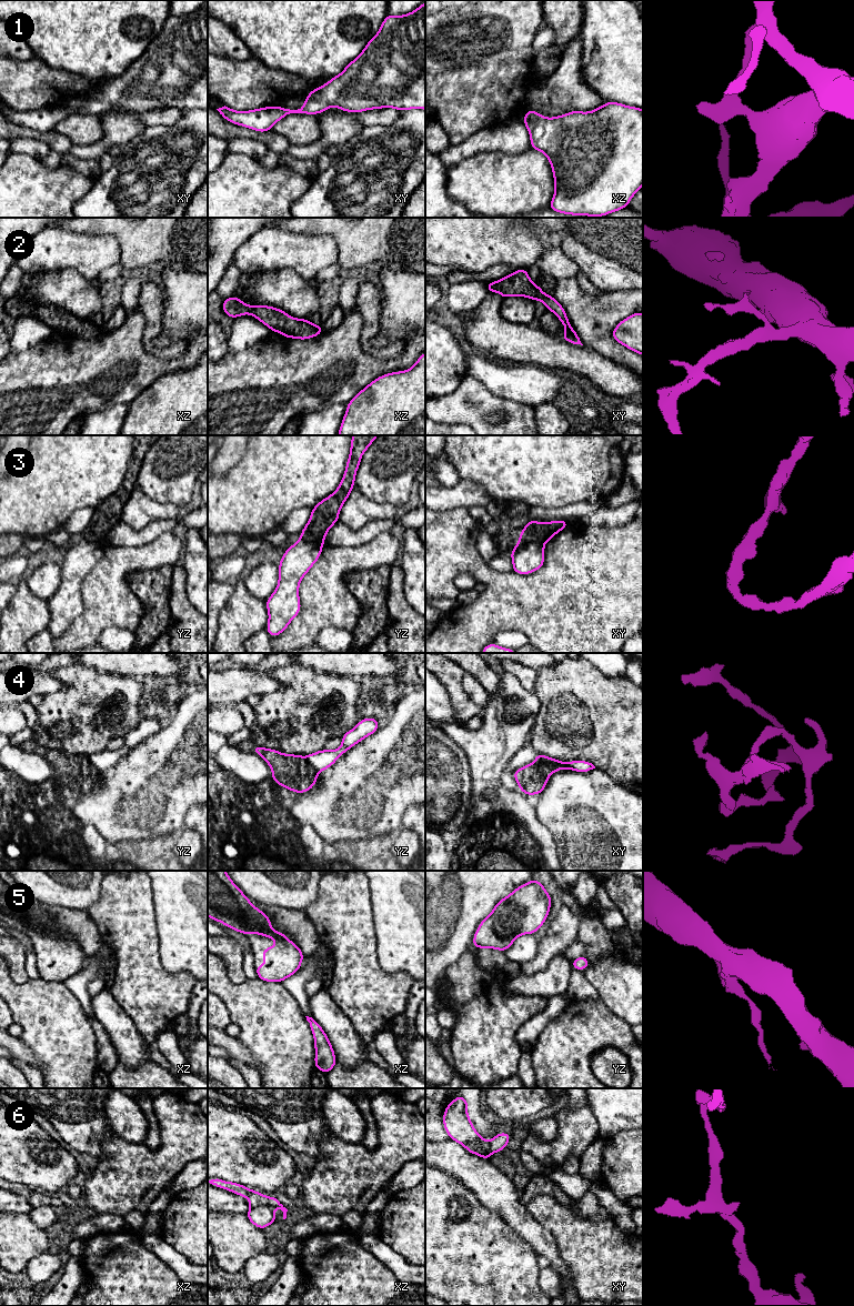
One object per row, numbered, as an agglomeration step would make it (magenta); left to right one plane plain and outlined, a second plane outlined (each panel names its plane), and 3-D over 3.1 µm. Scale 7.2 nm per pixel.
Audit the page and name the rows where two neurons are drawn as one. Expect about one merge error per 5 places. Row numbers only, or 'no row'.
3, 4, 6

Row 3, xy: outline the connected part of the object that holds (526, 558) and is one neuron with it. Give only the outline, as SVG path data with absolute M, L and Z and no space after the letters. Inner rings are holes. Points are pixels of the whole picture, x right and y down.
M519 542L510 552L513 572L530 574L544 565L544 544L537 542Z

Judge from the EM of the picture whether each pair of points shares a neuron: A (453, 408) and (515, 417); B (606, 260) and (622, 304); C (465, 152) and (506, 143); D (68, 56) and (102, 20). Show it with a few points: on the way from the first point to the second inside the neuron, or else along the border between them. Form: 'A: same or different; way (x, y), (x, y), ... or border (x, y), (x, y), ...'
A: same; way (469, 407), (500, 407)
B: different; border (631, 289), (601, 292)
C: same; way (475, 144), (496, 143)
D: same; way (76, 47), (93, 29)

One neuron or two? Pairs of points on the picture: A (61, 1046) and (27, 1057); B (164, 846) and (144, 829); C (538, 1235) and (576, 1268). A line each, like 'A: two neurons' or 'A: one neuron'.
A: two neurons
B: two neurons
C: two neurons

